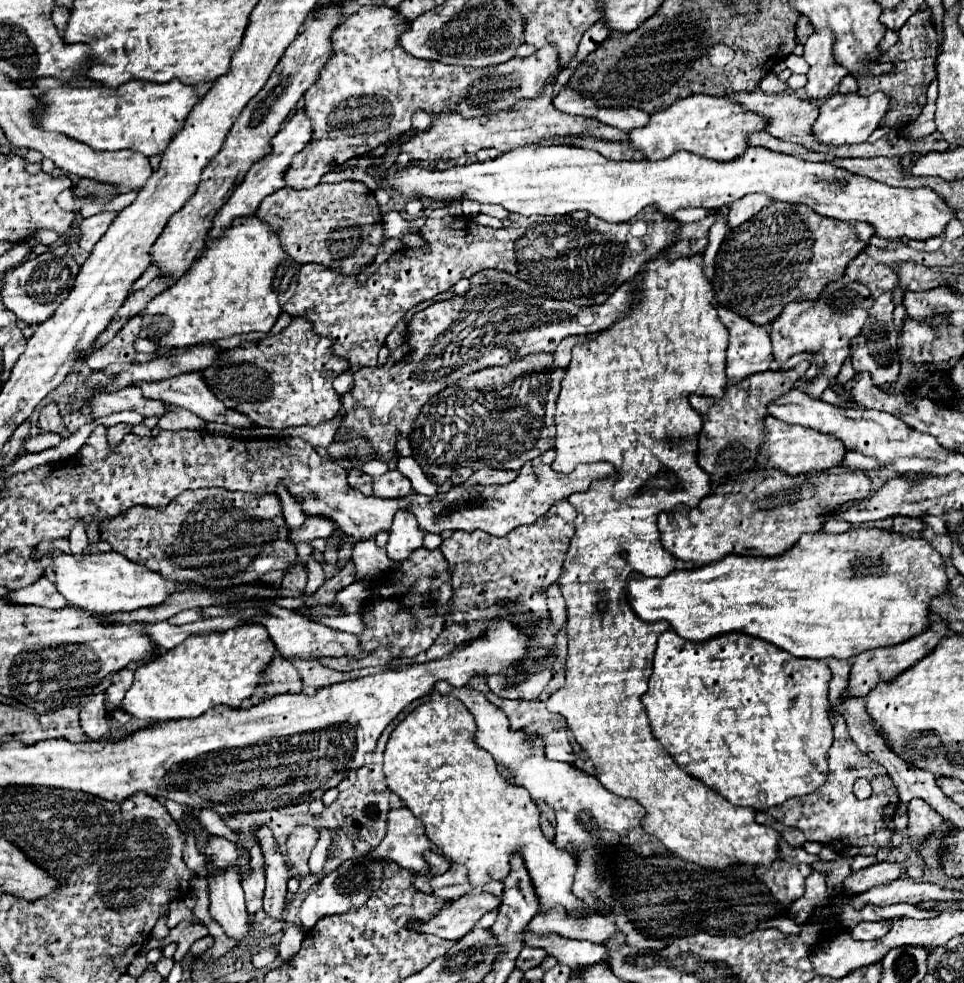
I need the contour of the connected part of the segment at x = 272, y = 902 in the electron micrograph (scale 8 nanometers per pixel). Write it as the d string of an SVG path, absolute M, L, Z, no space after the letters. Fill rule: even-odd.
M263 825L259 827L259 843L263 849L263 857L265 857L265 877L267 877L267 887L265 887L265 905L263 911L267 913L267 917L281 921L283 911L285 911L285 903L287 903L287 881L291 877L281 853L277 851L275 839L271 835L271 831Z

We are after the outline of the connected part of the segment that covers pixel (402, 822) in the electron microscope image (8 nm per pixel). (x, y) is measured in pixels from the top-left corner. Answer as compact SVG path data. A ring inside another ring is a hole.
M397 807L389 811L385 839L366 857L383 857L395 861L403 869L429 875L425 851L431 851L431 841L425 835L423 821L407 807Z

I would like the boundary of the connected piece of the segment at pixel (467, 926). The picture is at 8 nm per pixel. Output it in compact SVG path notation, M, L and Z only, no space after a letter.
M467 893L459 899L447 901L447 905L441 907L441 911L431 919L411 919L407 925L417 933L431 933L441 939L457 941L473 929L483 913L493 911L499 905L501 899L495 899L489 893Z

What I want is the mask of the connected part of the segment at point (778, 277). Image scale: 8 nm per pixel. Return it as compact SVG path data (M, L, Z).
M771 203L743 225L727 231L715 257L715 299L757 325L769 325L789 301L817 299L819 291L839 279L857 253L867 247L873 233L867 223L839 223L815 215L811 207Z

